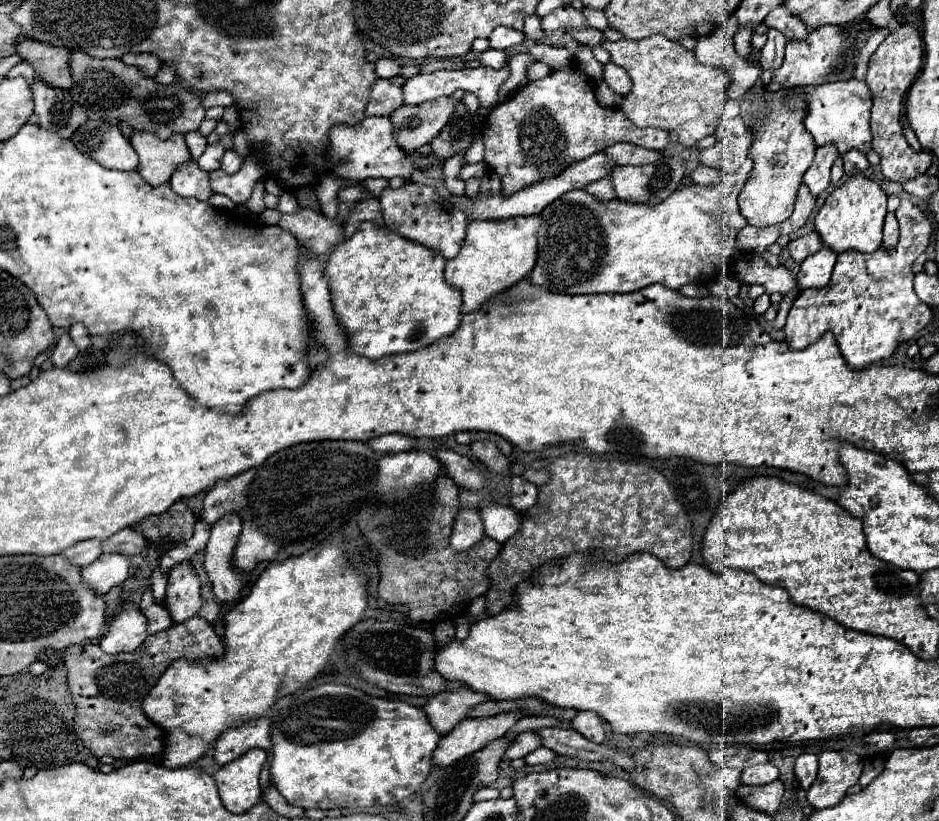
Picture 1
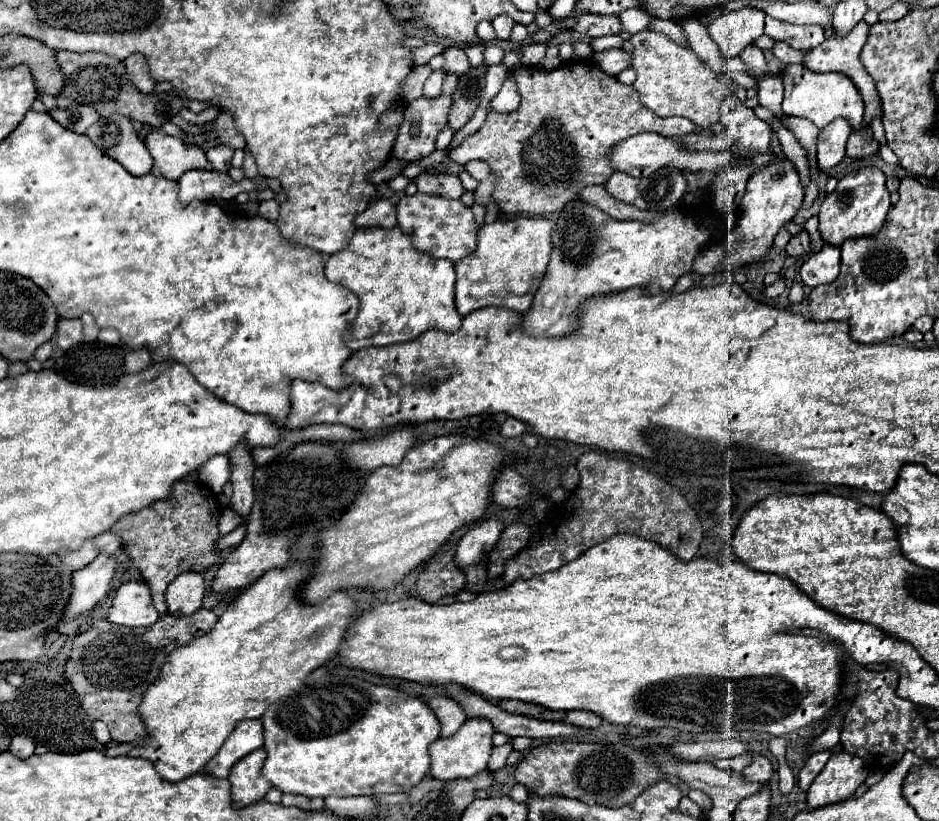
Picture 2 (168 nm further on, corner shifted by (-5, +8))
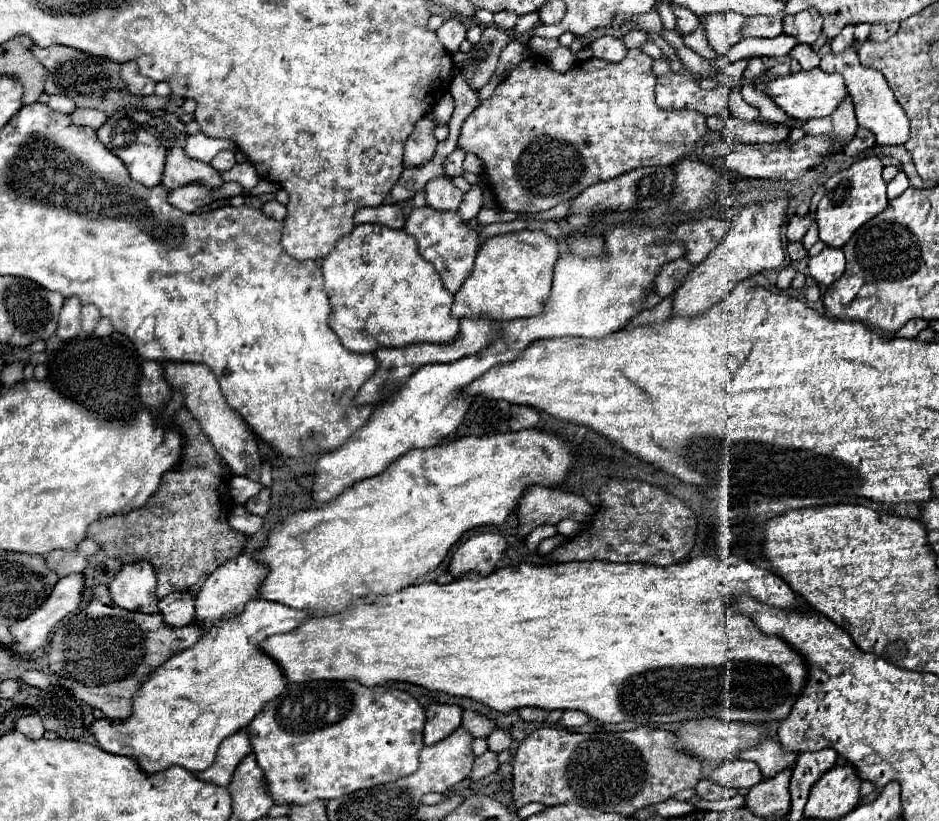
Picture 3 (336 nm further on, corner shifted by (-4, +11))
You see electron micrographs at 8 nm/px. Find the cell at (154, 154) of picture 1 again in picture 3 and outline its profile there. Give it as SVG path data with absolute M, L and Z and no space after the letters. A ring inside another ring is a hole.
M180 146L168 148L166 150L166 166L162 172L162 184L168 190L174 190L178 186L186 186L192 182L200 182L208 188L216 188L224 180L210 164L186 156L184 148L180 148Z

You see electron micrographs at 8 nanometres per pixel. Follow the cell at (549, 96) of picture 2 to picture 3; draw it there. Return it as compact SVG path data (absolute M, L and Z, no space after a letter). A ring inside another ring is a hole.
M638 48L634 50L628 50L626 58L618 64L606 64L604 60L598 60L598 58L590 58L586 62L578 62L576 66L572 66L568 72L560 74L560 72L554 72L542 58L538 56L528 56L524 58L506 78L504 82L498 84L498 88L494 90L494 94L484 100L468 118L466 122L462 124L462 130L460 130L460 136L458 136L458 148L464 150L466 154L476 154L482 162L484 162L484 174L486 174L486 180L494 192L494 196L498 198L498 204L502 210L508 210L508 212L546 212L550 208L554 208L556 204L560 202L566 202L566 200L572 200L576 198L582 190L586 190L588 186L600 182L600 180L610 180L610 178L616 178L628 170L634 170L638 166L672 166L674 160L678 160L678 156L682 156L682 148L686 148L686 144L696 144L702 136L708 134L708 128L706 128L706 118L696 112L696 110L678 110L678 112L666 112L666 110L660 110L656 108L656 102L654 102L654 82L656 82L656 76L652 72L652 58L646 56L644 52L640 52Z

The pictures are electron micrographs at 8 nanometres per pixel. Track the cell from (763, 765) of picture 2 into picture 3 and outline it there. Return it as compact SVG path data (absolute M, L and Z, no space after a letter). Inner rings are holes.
M728 760L710 772L710 780L728 788L752 788L762 780L758 764L744 760Z

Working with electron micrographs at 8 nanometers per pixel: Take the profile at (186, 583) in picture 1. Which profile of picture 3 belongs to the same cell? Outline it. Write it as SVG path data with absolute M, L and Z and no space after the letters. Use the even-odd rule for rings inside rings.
M182 590L182 592L172 592L158 602L158 608L160 608L164 620L172 628L186 626L194 620L194 602L190 602L190 600L192 600L190 592Z

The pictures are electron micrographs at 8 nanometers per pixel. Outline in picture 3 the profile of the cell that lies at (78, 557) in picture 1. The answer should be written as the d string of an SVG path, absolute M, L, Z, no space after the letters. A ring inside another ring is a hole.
M54 550L46 556L46 562L62 578L74 572L82 572L88 566L88 556L78 550Z

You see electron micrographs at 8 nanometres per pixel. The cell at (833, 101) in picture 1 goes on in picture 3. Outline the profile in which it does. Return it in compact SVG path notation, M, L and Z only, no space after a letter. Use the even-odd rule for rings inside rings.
M820 68L812 70L800 70L796 74L786 74L768 80L766 84L770 98L774 100L776 106L780 106L788 116L798 118L798 120L808 120L808 118L820 118L820 116L830 116L842 100L848 98L846 84L840 74L828 74Z

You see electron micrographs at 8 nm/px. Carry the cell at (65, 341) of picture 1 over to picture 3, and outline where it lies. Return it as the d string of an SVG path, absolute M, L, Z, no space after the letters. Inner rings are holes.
M66 298L62 312L60 312L60 320L58 320L58 338L60 340L70 340L76 338L80 334L80 300L78 298Z

